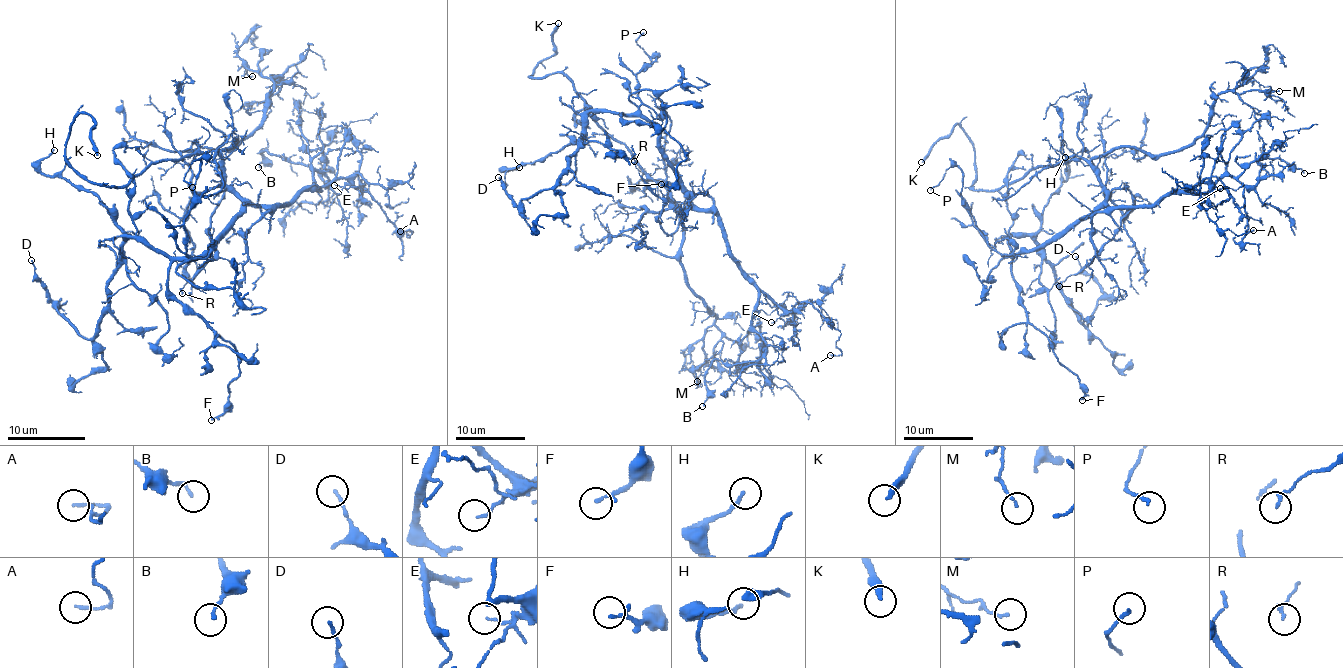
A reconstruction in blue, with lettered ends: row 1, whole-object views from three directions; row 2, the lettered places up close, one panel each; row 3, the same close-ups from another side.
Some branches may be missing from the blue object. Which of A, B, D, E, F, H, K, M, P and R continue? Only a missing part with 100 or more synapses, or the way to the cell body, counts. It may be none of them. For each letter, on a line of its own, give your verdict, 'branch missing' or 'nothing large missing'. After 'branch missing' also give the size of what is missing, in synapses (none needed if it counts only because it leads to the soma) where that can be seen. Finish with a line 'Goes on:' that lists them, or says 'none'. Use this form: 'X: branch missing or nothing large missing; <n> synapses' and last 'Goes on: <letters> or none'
A: nothing large missing
B: nothing large missing
D: nothing large missing
E: nothing large missing
F: nothing large missing
H: nothing large missing
K: branch missing
M: nothing large missing
P: nothing large missing
R: nothing large missing
Goes on: K

